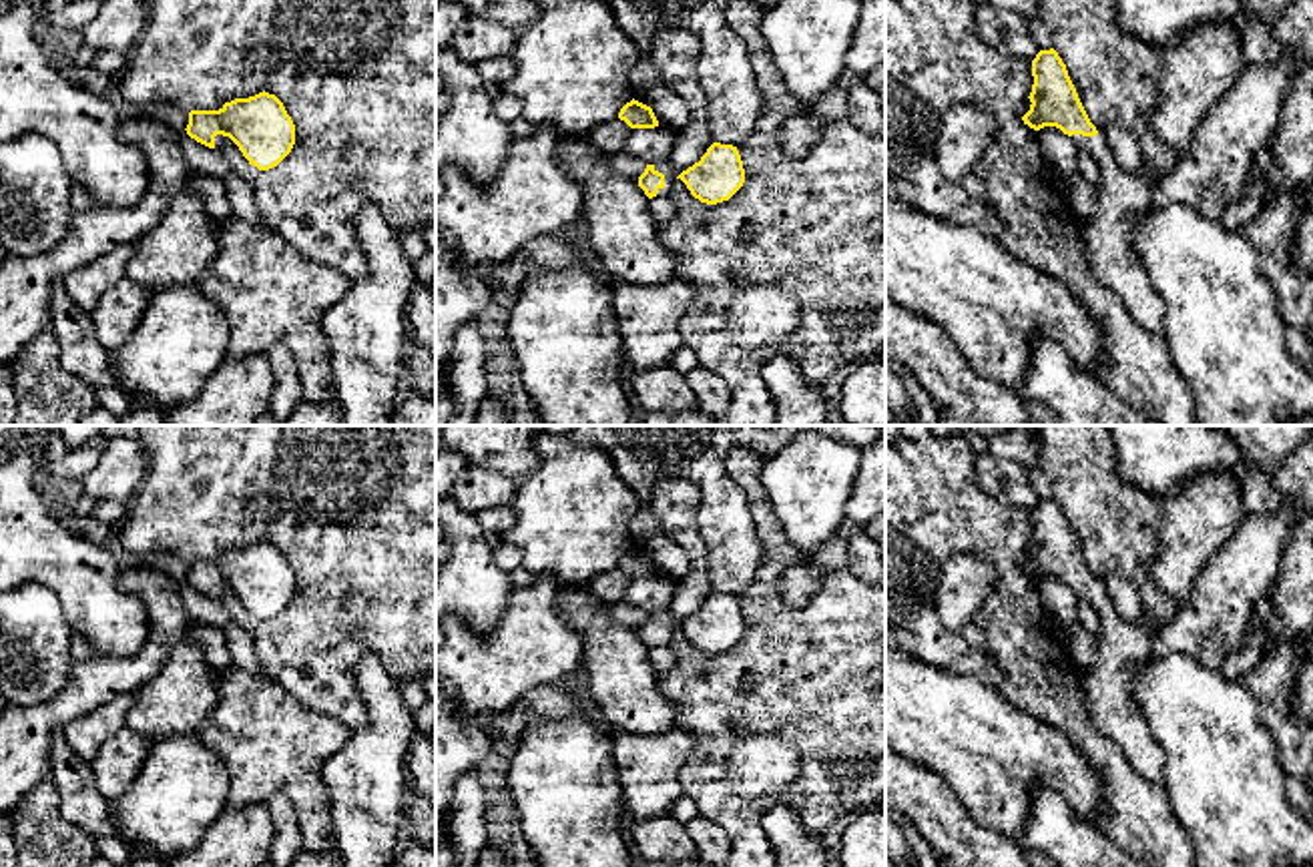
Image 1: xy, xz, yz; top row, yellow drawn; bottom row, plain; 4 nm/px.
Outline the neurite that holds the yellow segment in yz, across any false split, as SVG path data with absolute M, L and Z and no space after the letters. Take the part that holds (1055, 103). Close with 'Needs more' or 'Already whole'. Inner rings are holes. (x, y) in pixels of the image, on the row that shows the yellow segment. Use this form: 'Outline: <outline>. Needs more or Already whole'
Outline: M1054 48L1040 50L1032 60L1030 110L1022 116L1034 130L1056 126L1068 134L1080 149L1088 149L1106 179L1096 185L1096 207L1090 219L1082 219L1080 239L1092 275L1100 285L1116 293L1132 321L1148 333L1162 335L1166 307L1160 295L1150 287L1148 277L1134 253L1136 223L1152 209L1152 183L1140 175L1124 173L1116 167L1104 134L1090 122L1076 88L1068 76L1066 64Z. Needs more

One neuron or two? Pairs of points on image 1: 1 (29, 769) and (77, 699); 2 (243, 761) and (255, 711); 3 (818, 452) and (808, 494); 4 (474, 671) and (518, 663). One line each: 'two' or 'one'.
1: one
2: one
3: one
4: one

